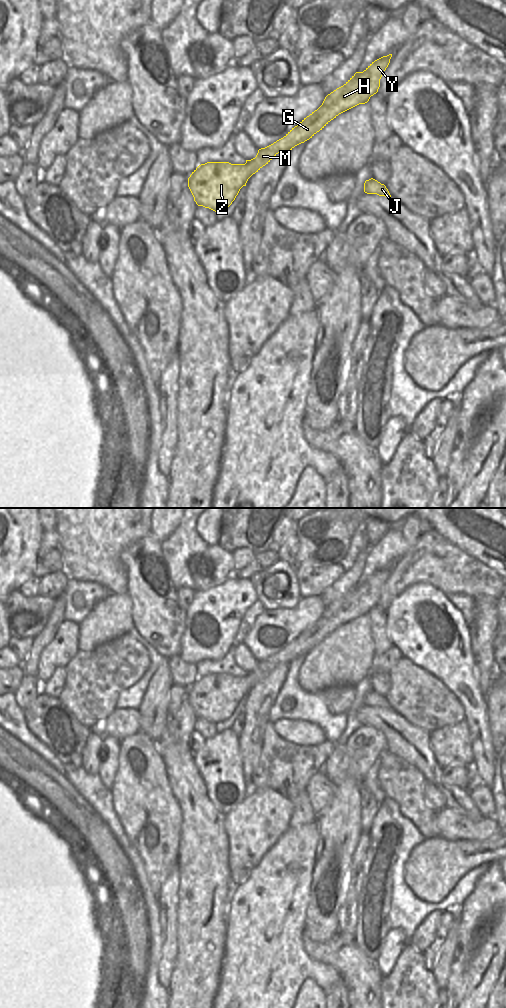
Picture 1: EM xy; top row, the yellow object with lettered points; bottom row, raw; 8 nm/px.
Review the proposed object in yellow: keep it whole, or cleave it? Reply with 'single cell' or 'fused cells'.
single cell

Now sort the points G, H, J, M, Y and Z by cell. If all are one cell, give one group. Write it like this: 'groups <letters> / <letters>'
groups G H J M Y Z

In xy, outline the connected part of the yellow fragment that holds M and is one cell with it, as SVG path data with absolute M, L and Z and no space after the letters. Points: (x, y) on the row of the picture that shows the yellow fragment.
M392 54L383 56L372 62L363 72L356 72L343 86L328 94L322 105L292 128L283 138L273 144L261 148L255 158L246 160L245 164L229 162L207 162L199 165L188 178L188 187L198 206L209 208L215 212L228 208L235 200L240 189L246 186L248 179L268 164L279 152L289 152L295 146L304 143L322 130L339 114L359 105L365 104L378 92L380 79L390 63Z

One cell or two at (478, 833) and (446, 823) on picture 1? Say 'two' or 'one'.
one

